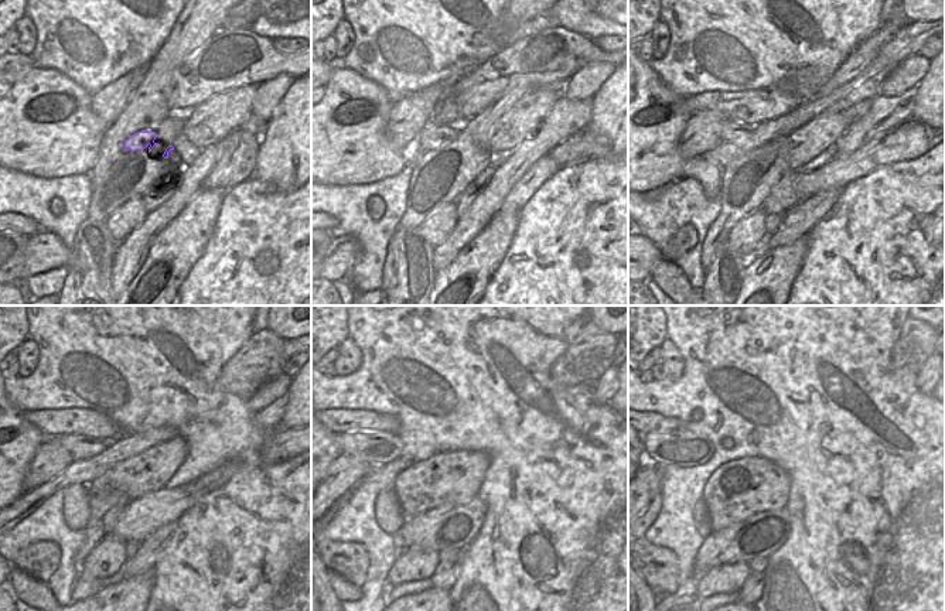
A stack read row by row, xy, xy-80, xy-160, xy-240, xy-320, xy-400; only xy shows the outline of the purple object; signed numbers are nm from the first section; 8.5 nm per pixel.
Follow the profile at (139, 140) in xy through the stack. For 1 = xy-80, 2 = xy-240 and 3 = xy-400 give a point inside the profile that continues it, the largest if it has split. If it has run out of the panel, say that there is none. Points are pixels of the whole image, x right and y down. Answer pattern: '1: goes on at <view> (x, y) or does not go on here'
1: goes on at xy-80 (432, 137)
2: goes on at xy-240 (79, 447)
3: goes on at xy-400 (678, 449)

